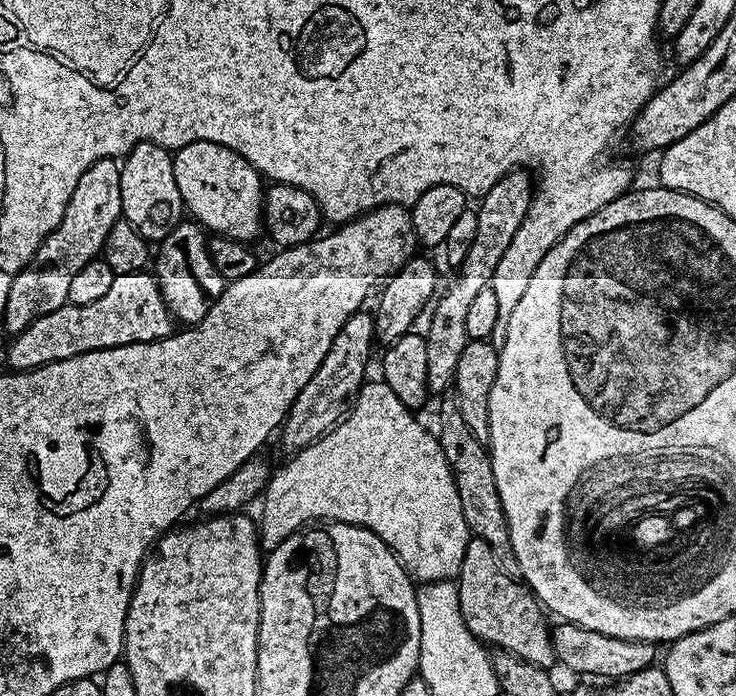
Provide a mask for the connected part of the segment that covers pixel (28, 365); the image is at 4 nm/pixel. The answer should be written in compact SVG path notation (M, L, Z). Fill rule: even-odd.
M148 270L116 275L110 291L98 298L98 302L90 302L86 306L63 304L58 310L26 326L26 330L15 333L11 337L12 345L8 348L9 369L29 372L31 368L41 368L44 364L74 358L94 350L165 340L173 332L174 321L168 313L155 275Z

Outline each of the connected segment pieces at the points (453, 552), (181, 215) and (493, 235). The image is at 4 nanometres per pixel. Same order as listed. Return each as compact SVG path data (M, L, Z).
M369 379L360 387L360 393L356 395L356 402L352 405L348 415L334 425L333 428L324 436L319 436L310 446L306 446L301 452L295 453L288 461L285 462L284 468L278 467L271 473L271 480L262 493L262 501L264 500L264 513L258 516L258 531L260 533L260 547L264 550L277 548L286 538L290 538L305 526L311 525L313 522L335 522L338 524L353 524L354 526L362 526L366 530L370 530L374 534L378 534L378 538L382 538L382 542L386 542L386 546L400 560L400 564L412 577L413 581L420 584L437 583L440 580L452 580L459 577L460 567L462 566L462 554L466 554L466 546L470 539L468 531L468 523L462 514L462 502L458 498L458 490L456 483L452 477L450 466L446 462L446 454L442 450L437 433L435 431L427 432L418 421L412 409L407 408L390 386L384 383L383 379Z
M135 144L120 164L122 216L149 242L165 240L186 216L184 199L174 182L173 153L157 144Z
M513 170L507 172L501 180L494 182L494 186L490 186L490 190L486 195L479 197L478 207L475 209L478 220L478 228L475 233L474 242L470 243L466 252L465 260L458 267L456 277L452 280L452 285L439 295L435 301L434 307L431 309L432 321L428 324L426 330L426 359L428 361L428 387L433 393L444 392L453 387L456 378L456 367L458 366L458 358L462 355L462 350L466 350L469 338L466 334L466 314L470 311L470 306L474 302L474 298L478 294L478 290L489 287L494 278L494 270L498 270L498 262L502 262L502 258L506 254L506 250L510 250L510 242L517 234L519 227L522 226L523 219L526 218L528 207L533 200L534 178L533 173L528 170Z

